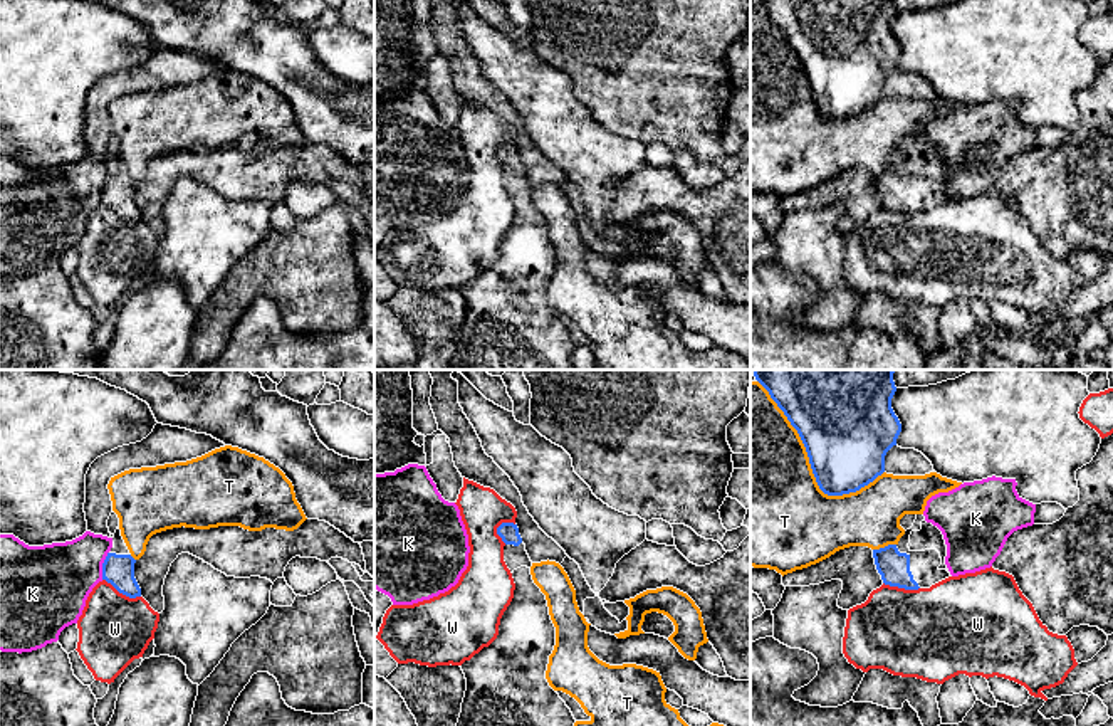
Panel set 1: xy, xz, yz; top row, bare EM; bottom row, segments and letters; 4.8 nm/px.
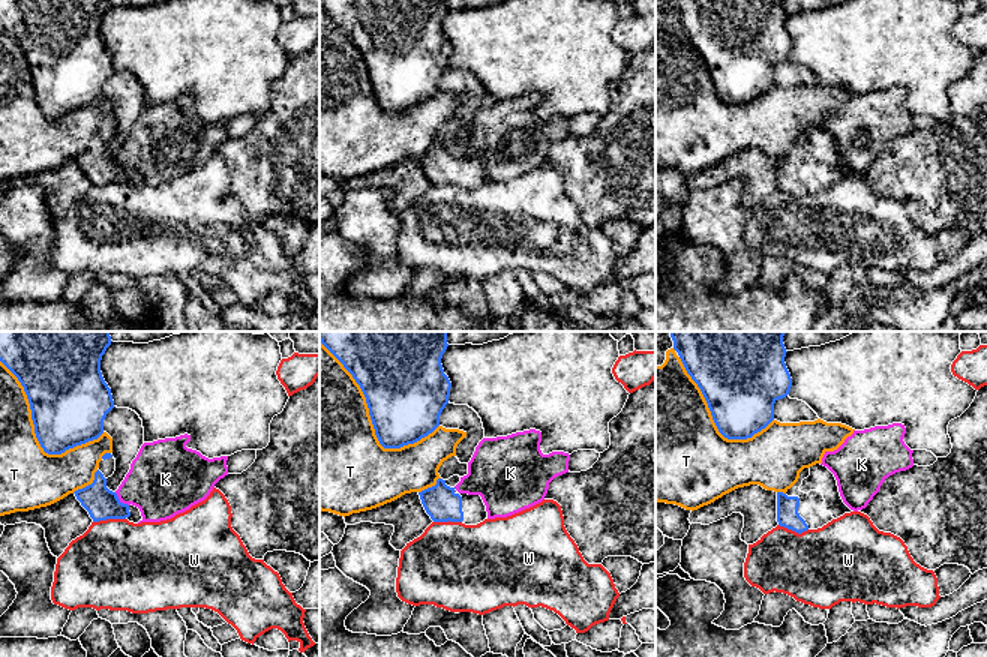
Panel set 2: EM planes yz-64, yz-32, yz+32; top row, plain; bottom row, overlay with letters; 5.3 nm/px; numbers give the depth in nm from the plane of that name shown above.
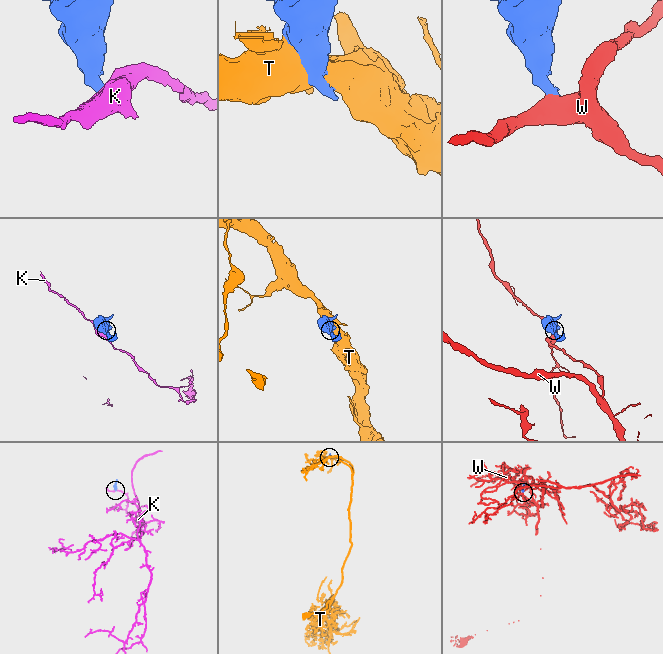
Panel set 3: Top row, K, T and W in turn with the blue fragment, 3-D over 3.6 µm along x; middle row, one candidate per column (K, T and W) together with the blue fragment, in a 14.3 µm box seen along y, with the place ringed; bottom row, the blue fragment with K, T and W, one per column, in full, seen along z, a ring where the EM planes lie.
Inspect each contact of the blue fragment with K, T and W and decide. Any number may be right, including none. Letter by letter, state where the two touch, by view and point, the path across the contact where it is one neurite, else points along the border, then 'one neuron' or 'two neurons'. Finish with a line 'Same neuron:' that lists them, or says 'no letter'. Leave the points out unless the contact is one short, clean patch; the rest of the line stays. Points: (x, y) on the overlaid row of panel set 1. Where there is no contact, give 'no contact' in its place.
K: xy (103, 565) | along xy (108, 552), (101, 578) | two neurons
T: yz (811, 466) | two neurons
W: xy (121, 592) | along xy (103, 578), (120, 592), (140, 597) | two neurons
Same neuron: no letter

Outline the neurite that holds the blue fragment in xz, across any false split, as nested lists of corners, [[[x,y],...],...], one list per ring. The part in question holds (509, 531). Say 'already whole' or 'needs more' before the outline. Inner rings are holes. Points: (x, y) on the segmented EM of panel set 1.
needs more | [[[502,523],[497,534],[505,543],[514,598],[497,639],[460,666],[467,691],[457,726],[574,726],[571,709],[546,679],[556,627],[546,595],[532,580],[519,528]]]

